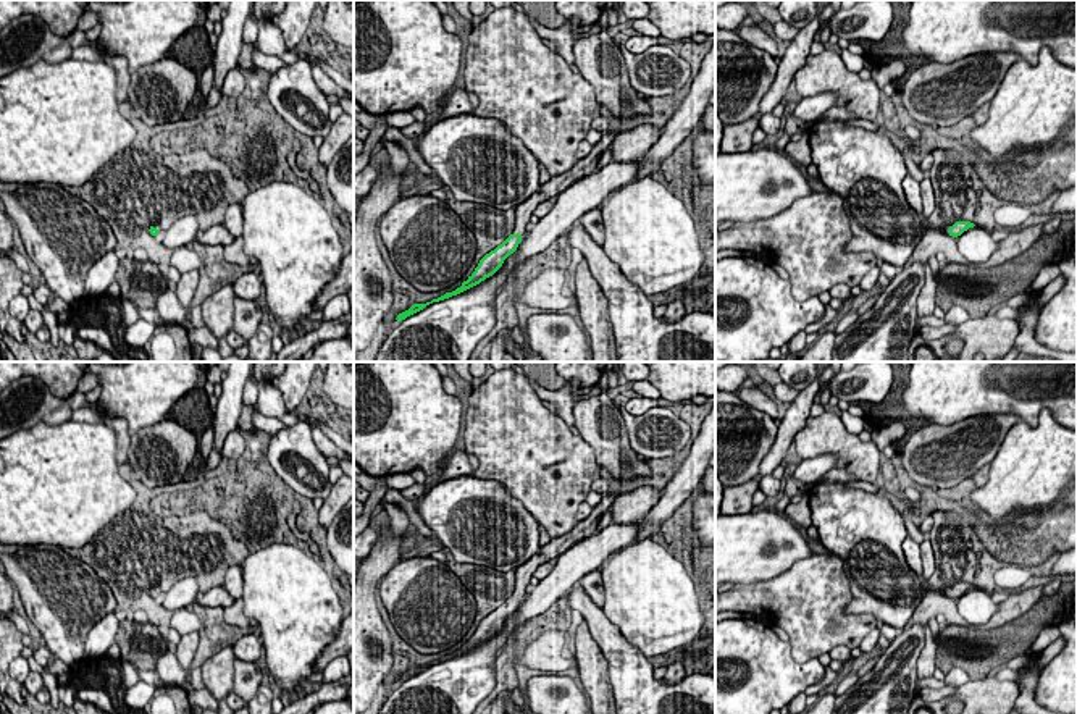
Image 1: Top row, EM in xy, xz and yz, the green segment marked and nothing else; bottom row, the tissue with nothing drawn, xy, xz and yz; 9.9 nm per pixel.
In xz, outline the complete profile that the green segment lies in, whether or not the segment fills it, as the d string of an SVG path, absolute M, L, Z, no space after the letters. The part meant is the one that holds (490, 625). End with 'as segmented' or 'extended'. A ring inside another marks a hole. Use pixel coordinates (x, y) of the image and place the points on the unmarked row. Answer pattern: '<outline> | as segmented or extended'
M602 494L601 502L593 507L593 512L585 520L578 522L578 525L570 533L551 540L547 544L541 546L539 554L533 556L523 565L517 567L517 583L513 594L501 607L497 607L480 622L475 633L468 638L467 643L462 645L460 649L452 654L446 654L444 657L433 661L431 664L413 666L409 672L399 675L396 682L402 683L407 678L423 672L426 667L457 657L492 638L502 628L504 622L517 612L518 606L522 604L522 598L526 594L526 586L530 585L534 570L547 561L555 561L560 554L564 554L581 540L594 535L597 531L599 519L610 509L617 496L618 494Z | extended

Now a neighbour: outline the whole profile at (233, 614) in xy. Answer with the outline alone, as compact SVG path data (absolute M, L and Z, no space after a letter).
M234 599L234 603L223 609L223 619L229 625L239 627L242 632L249 632L250 619L244 614L244 599Z

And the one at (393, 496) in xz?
M389 489L384 498L383 502L391 502L399 506L400 509L404 509L410 519L410 523L417 528L417 531L420 533L420 536L426 538L434 538L436 535L428 528L428 525L421 520L420 514L417 512L417 506L415 501L409 501L405 499L399 489Z

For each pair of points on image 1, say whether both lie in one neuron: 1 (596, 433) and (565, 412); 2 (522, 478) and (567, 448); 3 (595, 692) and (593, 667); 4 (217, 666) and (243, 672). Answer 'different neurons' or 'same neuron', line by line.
1: different neurons
2: same neuron
3: same neuron
4: different neurons

